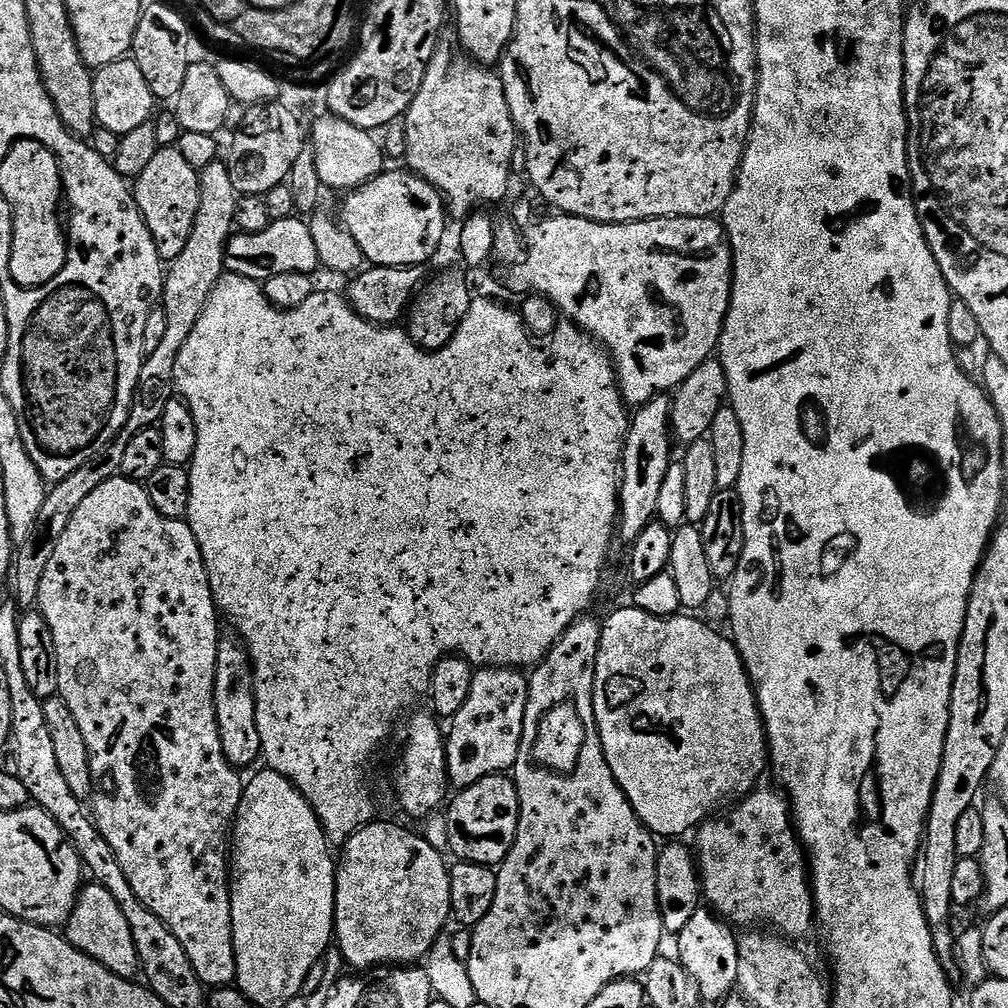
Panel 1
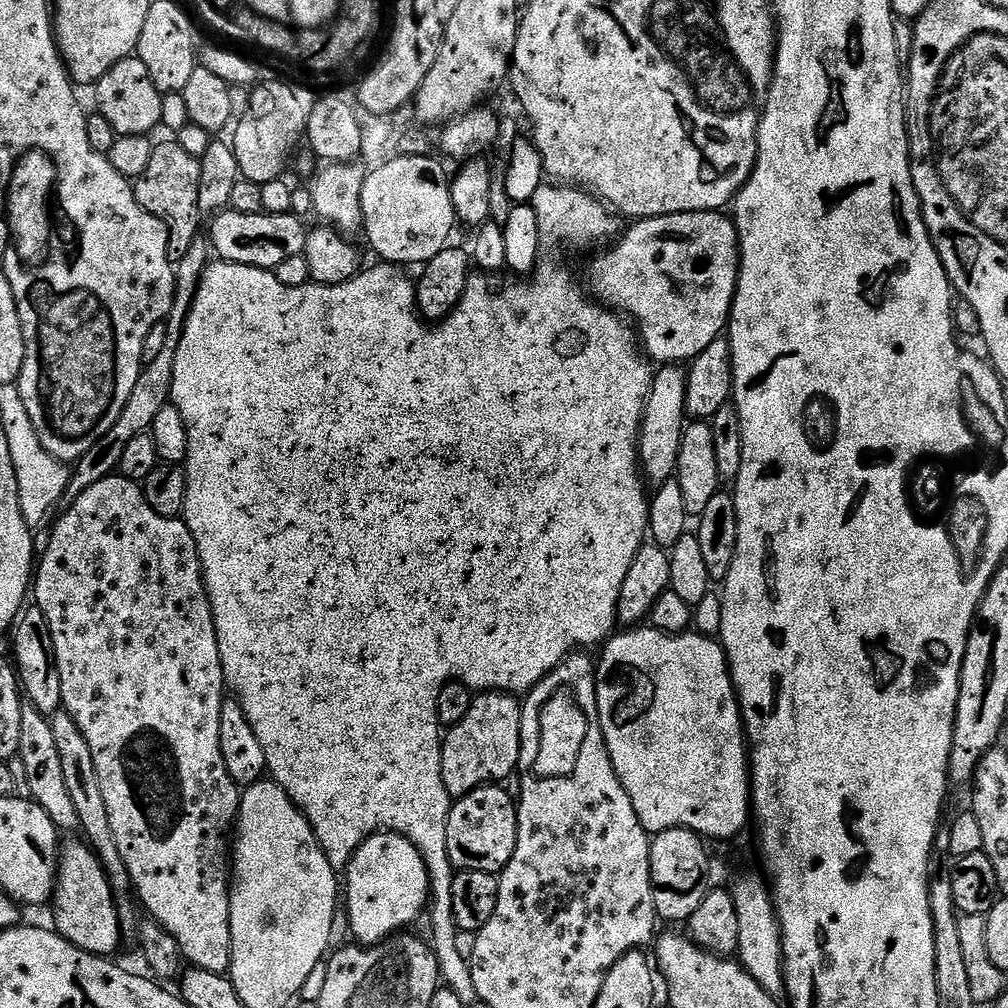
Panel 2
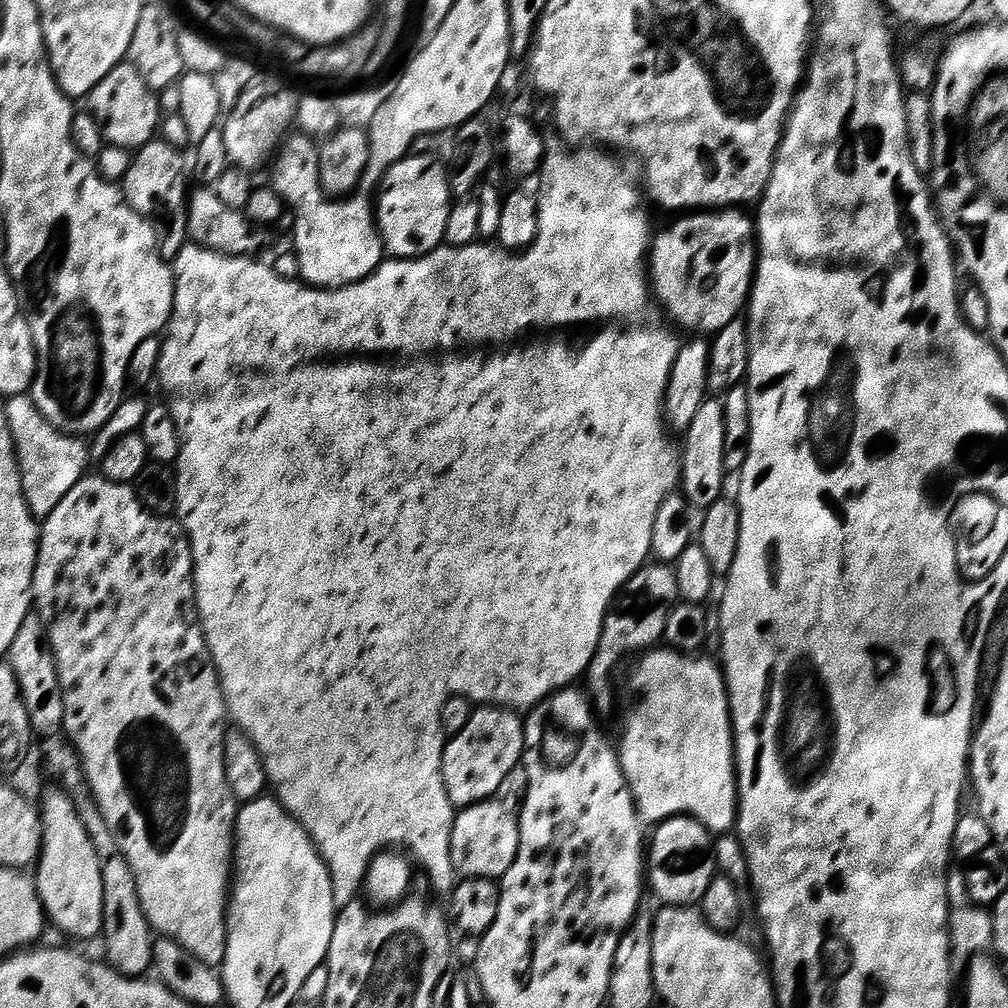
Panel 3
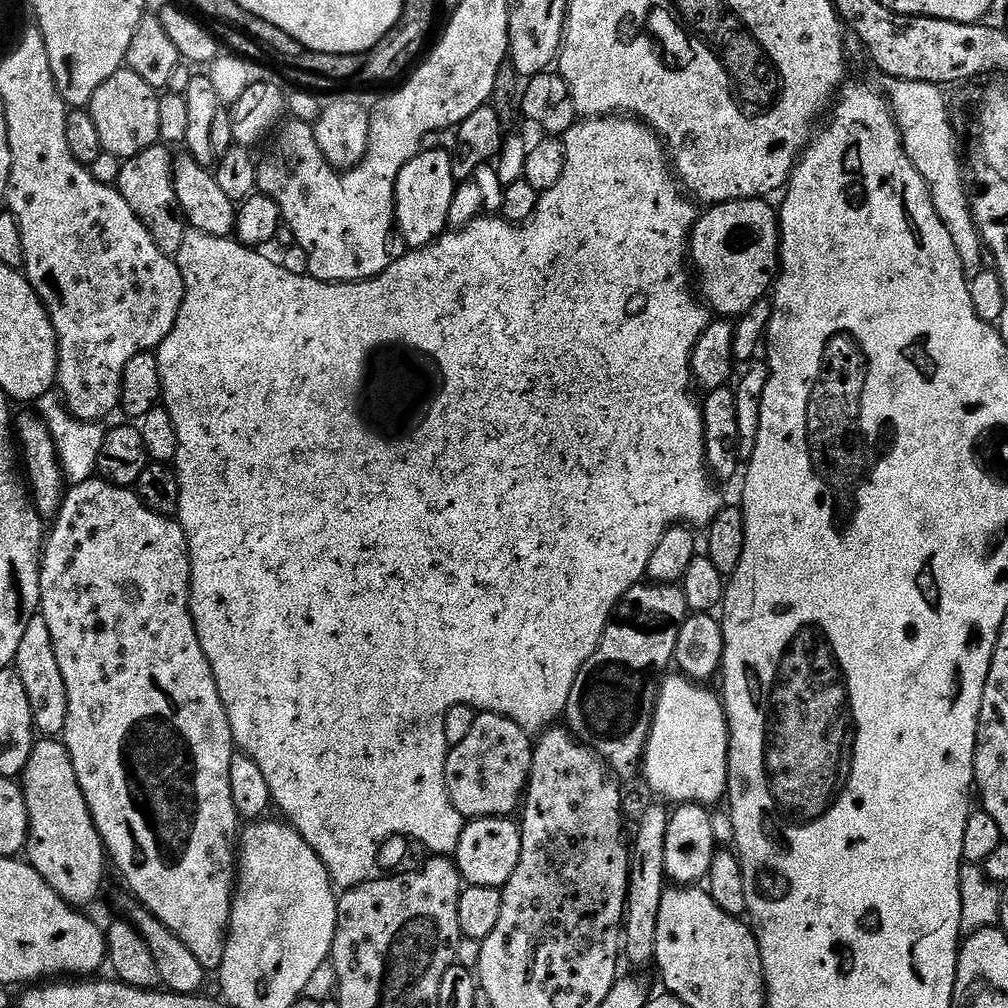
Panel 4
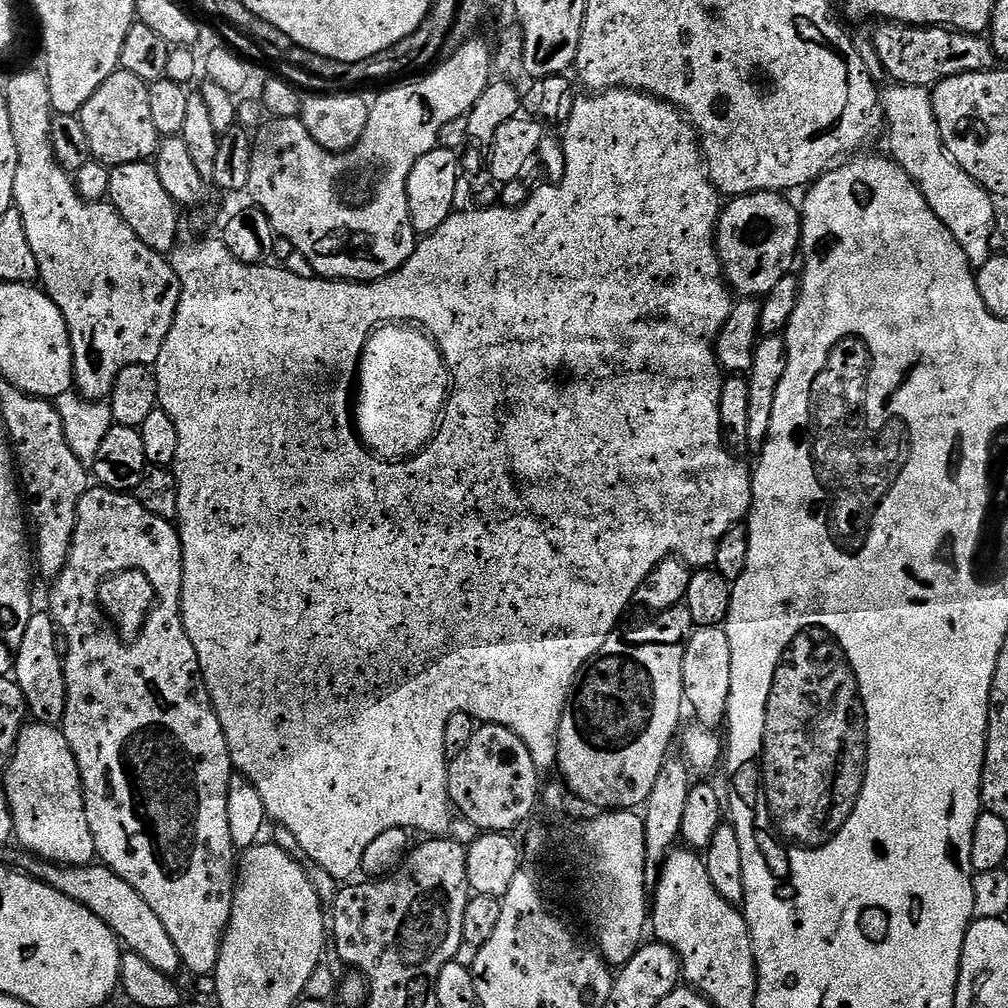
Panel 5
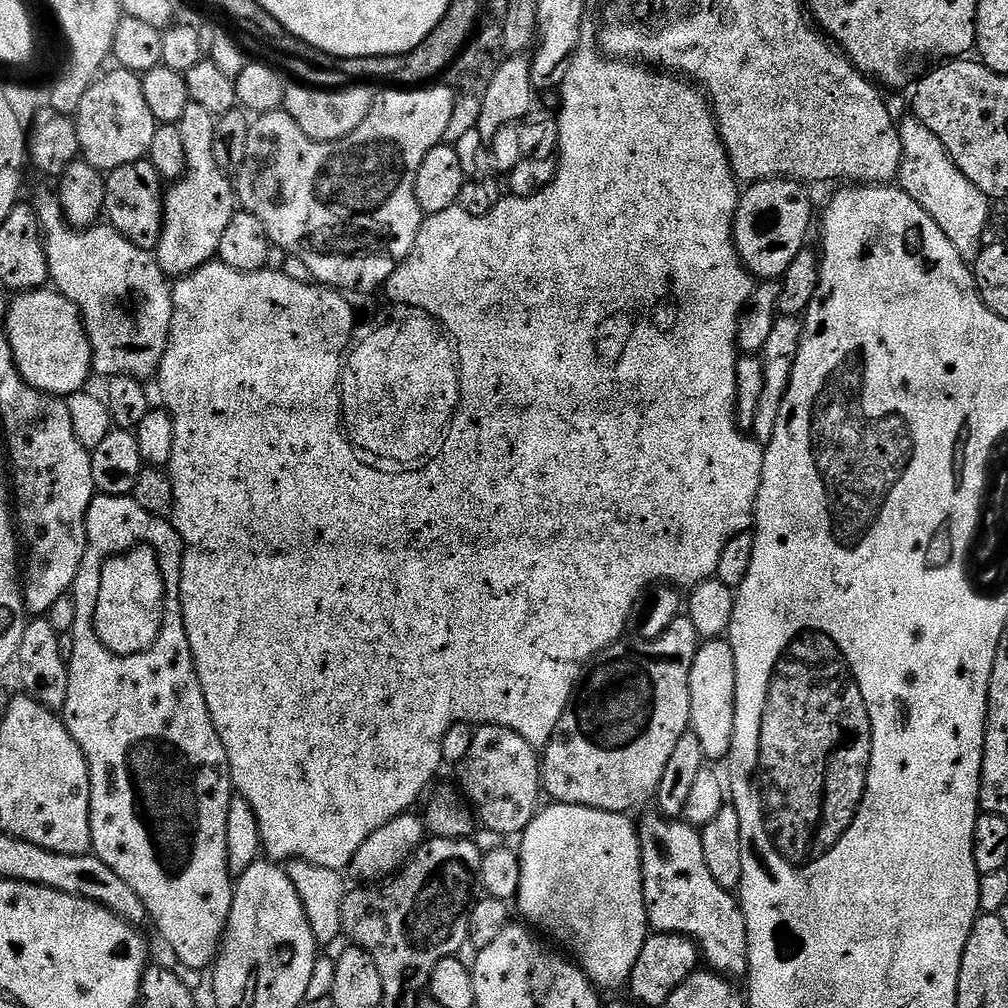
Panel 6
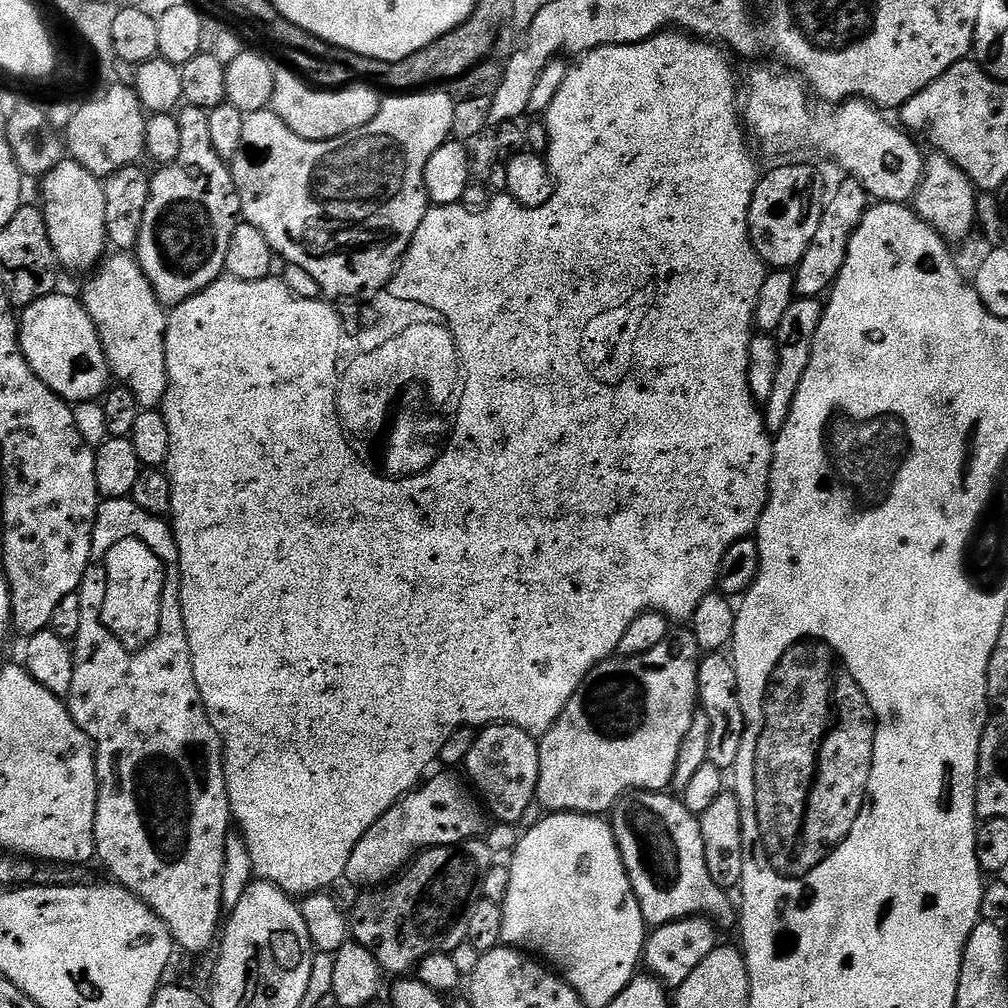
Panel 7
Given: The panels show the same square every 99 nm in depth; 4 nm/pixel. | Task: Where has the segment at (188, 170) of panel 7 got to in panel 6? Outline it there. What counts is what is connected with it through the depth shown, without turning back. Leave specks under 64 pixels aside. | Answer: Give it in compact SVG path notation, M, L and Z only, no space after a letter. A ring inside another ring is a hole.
M188 103L182 114L179 125L182 130L182 142L186 149L186 170L179 180L175 181L167 189L164 197L164 225L160 241L155 250L155 258L160 263L160 269L169 278L189 276L194 270L198 270L203 264L213 263L217 259L222 242L222 234L226 226L230 226L230 218L238 211L236 189L229 173L218 166L218 158L214 158L214 130L217 117L210 114L203 106Z

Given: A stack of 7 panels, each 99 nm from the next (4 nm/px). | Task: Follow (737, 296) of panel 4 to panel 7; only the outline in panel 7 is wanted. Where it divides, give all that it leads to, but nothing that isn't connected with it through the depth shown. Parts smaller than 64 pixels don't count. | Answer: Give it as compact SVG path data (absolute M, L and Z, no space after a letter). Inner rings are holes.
M792 162L781 163L781 168L761 175L748 211L752 244L765 265L776 270L792 270L802 262L802 254L806 254L814 234L818 234L826 203L823 178L808 164L788 163Z

